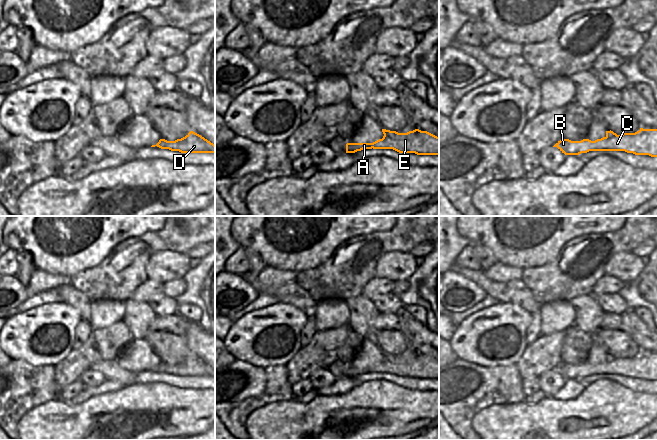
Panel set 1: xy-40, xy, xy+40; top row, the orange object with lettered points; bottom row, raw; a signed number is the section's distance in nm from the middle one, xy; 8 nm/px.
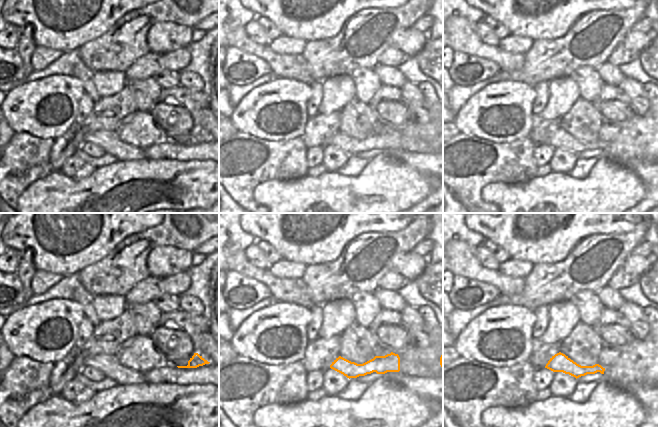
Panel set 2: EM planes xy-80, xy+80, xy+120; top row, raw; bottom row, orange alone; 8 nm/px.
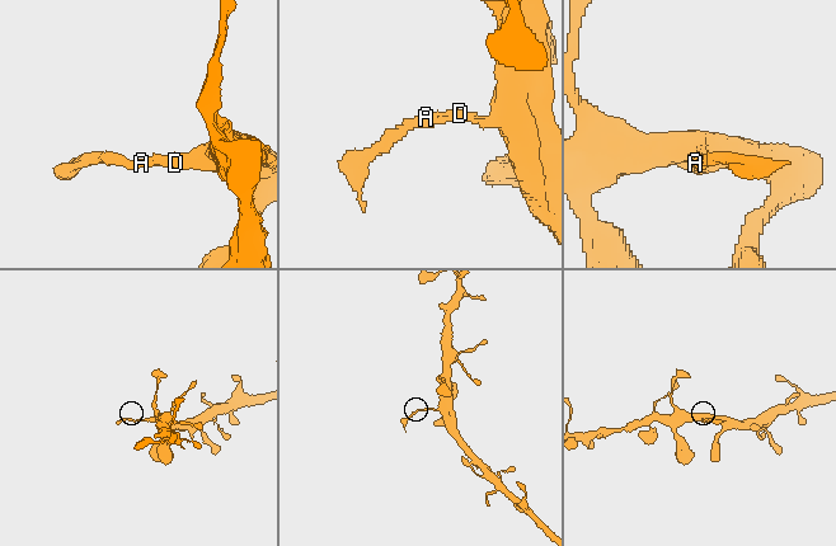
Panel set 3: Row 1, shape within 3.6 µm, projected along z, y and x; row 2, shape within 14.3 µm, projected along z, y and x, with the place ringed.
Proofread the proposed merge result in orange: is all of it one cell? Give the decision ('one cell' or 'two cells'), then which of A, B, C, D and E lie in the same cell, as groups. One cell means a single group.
two cells; groups A B / C D E

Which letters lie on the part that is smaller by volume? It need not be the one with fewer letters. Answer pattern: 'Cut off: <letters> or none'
Cut off: A, B

